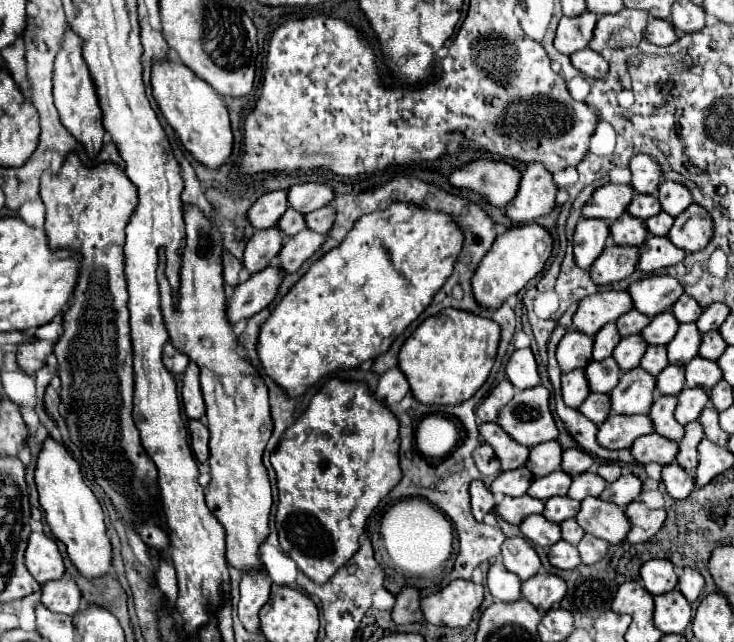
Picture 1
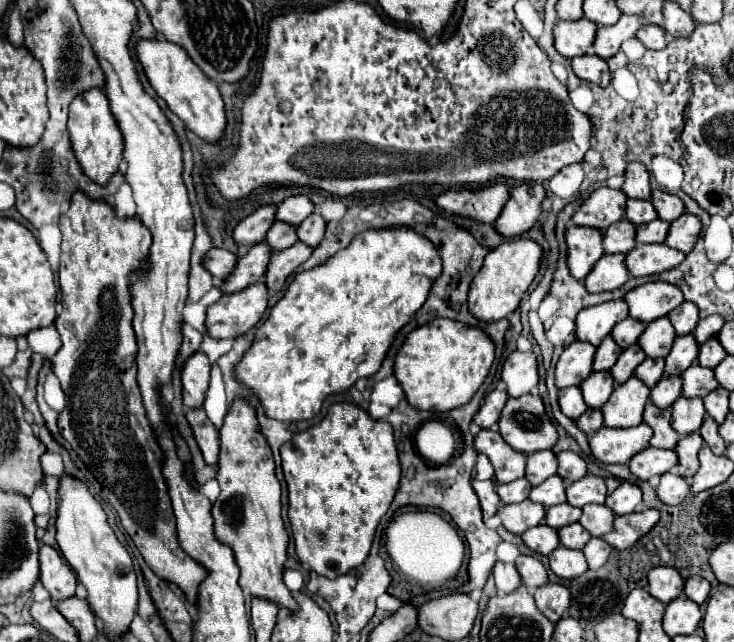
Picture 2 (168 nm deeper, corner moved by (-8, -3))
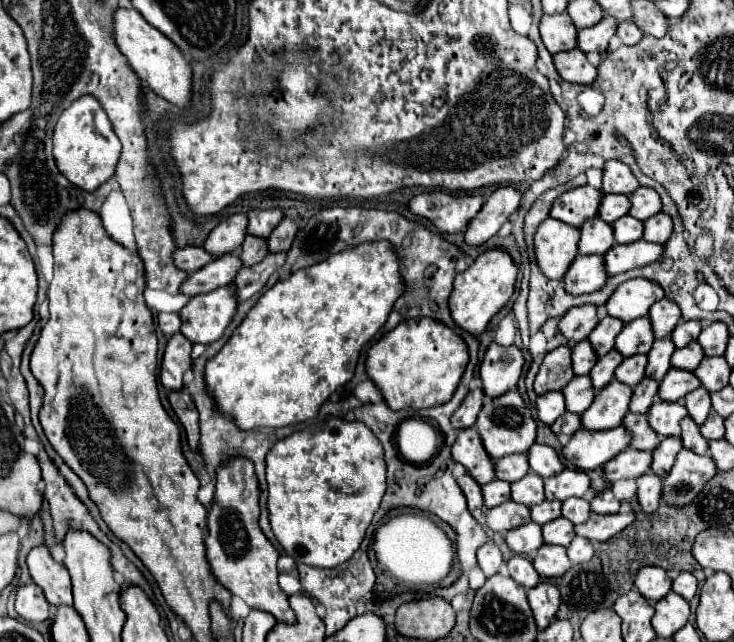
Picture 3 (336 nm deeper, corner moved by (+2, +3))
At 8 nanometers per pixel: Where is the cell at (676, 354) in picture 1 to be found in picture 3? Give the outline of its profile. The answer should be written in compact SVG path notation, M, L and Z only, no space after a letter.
M661 338L661 340L655 340L651 352L649 352L649 364L647 364L647 370L645 374L649 378L655 378L657 382L663 380L663 376L667 374L667 370L671 368L671 356L675 352L675 344L671 338Z

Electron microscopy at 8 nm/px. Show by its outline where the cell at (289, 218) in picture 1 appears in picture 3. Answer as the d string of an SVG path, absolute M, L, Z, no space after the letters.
M247 236L245 238L243 248L241 248L241 260L245 266L261 262L267 254L269 254L267 238L261 238L261 236Z

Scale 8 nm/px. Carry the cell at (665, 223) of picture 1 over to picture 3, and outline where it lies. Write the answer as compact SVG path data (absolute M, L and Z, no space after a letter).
M627 214L617 222L613 222L613 232L617 244L631 244L643 238L643 222Z

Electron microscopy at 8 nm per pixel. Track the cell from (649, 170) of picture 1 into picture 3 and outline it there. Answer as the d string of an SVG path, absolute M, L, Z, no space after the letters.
M607 160L605 162L603 186L601 186L601 190L605 194L615 192L615 194L631 196L637 188L639 188L639 182L637 182L637 178L633 176L633 172L629 170L627 164L623 164L619 160Z

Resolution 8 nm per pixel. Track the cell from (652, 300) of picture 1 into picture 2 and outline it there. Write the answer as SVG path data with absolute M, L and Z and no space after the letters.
M647 282L629 290L623 298L629 306L629 318L639 322L653 322L667 316L685 298L677 286L669 282Z

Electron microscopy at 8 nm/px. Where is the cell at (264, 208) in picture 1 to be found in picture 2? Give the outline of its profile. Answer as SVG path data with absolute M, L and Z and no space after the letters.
M261 206L253 214L249 214L245 220L241 220L233 230L233 240L237 246L243 244L259 244L265 240L267 230L275 222L275 206Z

